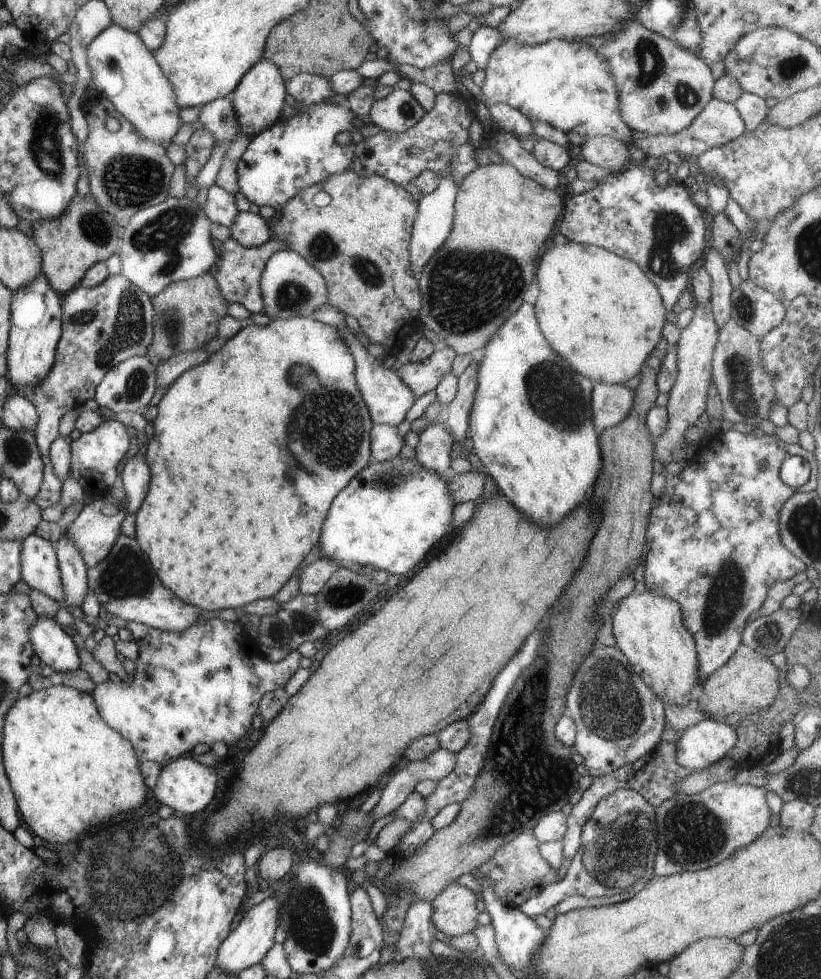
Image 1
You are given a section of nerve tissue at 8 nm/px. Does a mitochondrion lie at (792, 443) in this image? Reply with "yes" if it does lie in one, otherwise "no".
no

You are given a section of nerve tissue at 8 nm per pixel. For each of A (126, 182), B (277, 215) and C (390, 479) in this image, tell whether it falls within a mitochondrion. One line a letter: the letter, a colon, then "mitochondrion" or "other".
A: mitochondrion
B: other
C: mitochondrion

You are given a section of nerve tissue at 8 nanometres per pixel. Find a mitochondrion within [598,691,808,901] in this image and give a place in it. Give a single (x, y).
(691, 833)

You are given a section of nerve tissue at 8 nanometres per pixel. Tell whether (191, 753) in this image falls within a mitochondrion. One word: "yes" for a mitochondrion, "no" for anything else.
no

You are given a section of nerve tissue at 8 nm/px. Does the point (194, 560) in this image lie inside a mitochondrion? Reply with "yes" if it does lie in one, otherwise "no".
no

